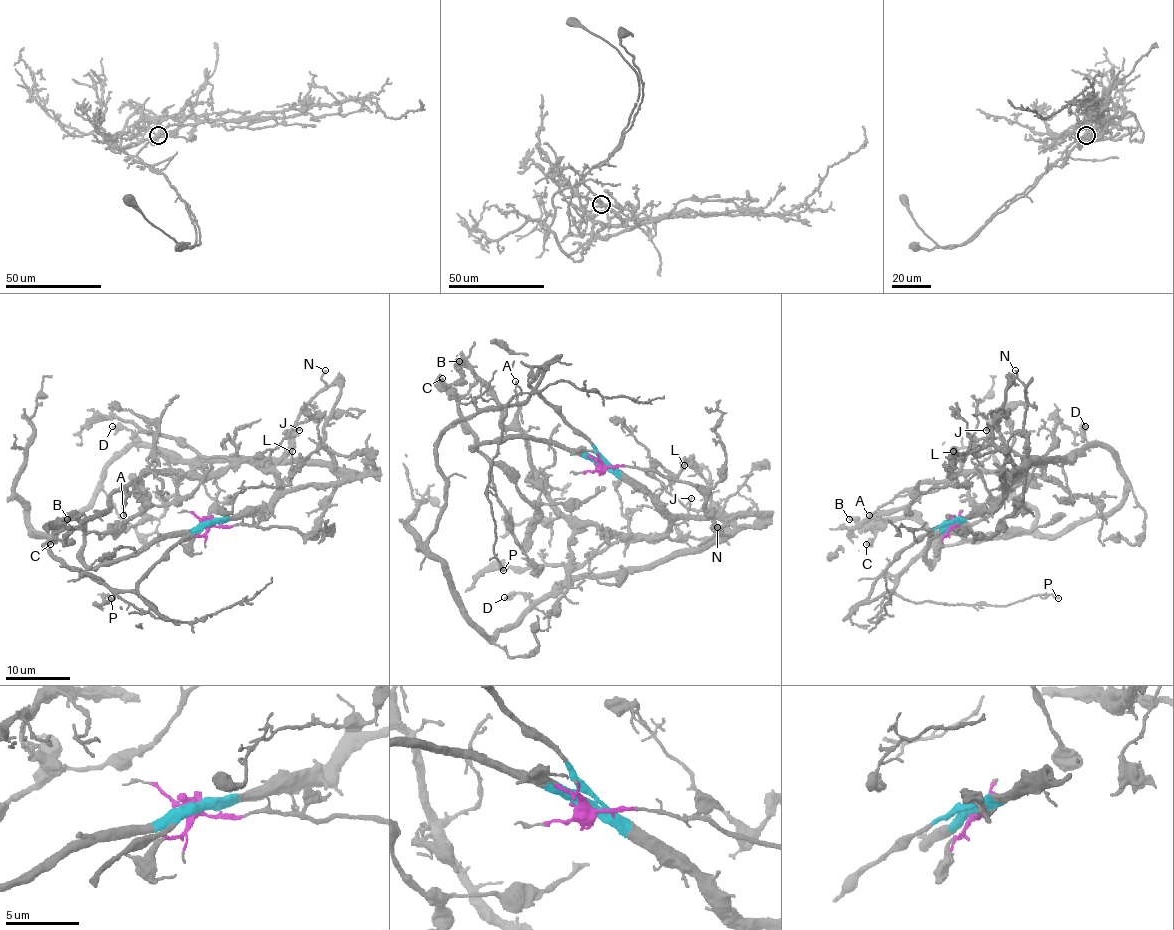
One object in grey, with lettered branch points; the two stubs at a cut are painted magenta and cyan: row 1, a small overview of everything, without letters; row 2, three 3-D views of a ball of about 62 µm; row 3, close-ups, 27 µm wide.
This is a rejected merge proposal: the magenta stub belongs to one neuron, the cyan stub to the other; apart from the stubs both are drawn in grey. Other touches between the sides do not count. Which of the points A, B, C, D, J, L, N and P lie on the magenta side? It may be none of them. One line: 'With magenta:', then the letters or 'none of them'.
With magenta: D, J, L, P

